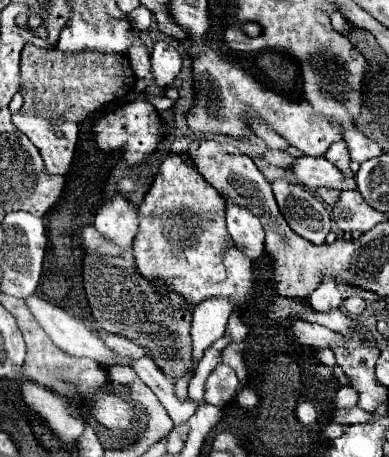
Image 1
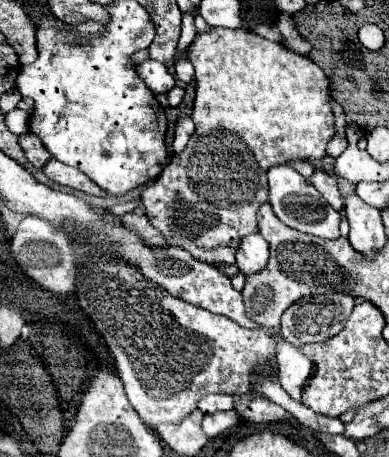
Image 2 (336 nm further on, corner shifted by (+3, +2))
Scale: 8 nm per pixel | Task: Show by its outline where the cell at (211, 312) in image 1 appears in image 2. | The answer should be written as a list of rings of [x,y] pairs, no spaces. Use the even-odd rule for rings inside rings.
[[[261,234],[247,236],[237,250],[237,266],[243,274],[253,274],[265,268],[269,258],[269,244]]]

